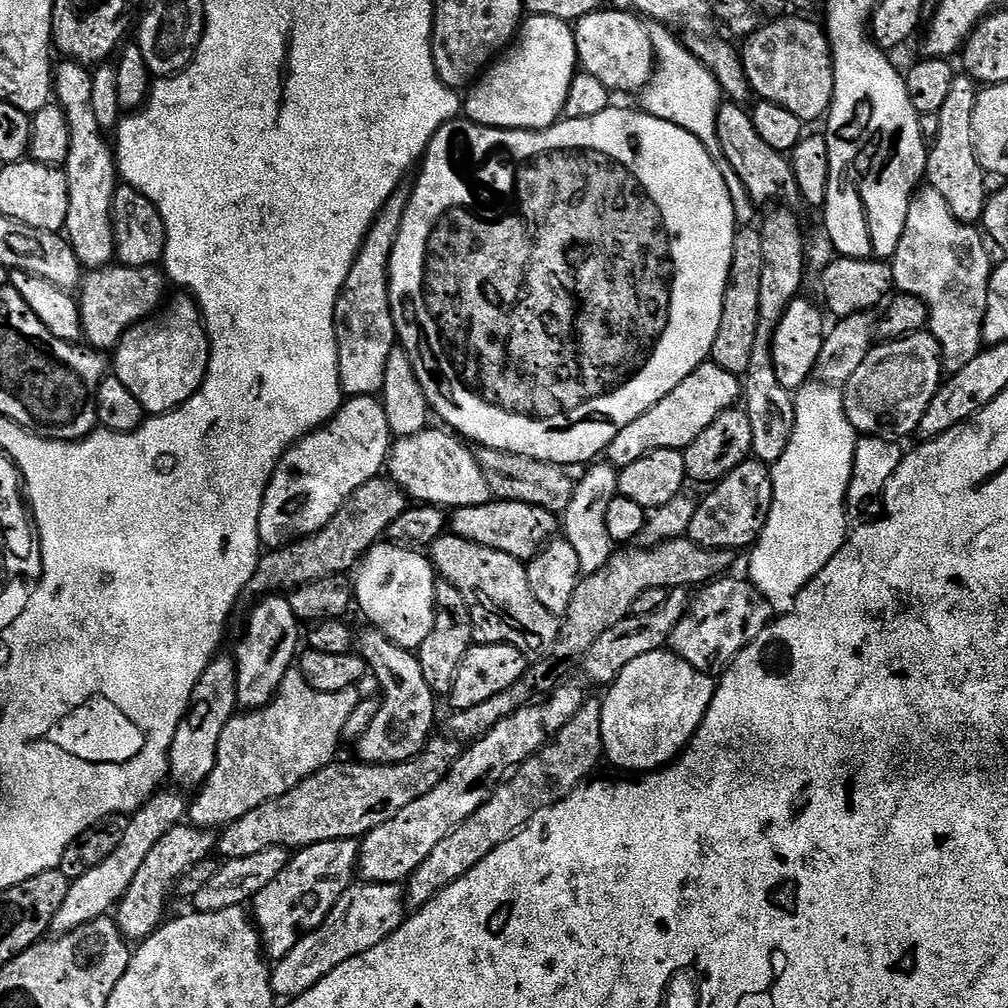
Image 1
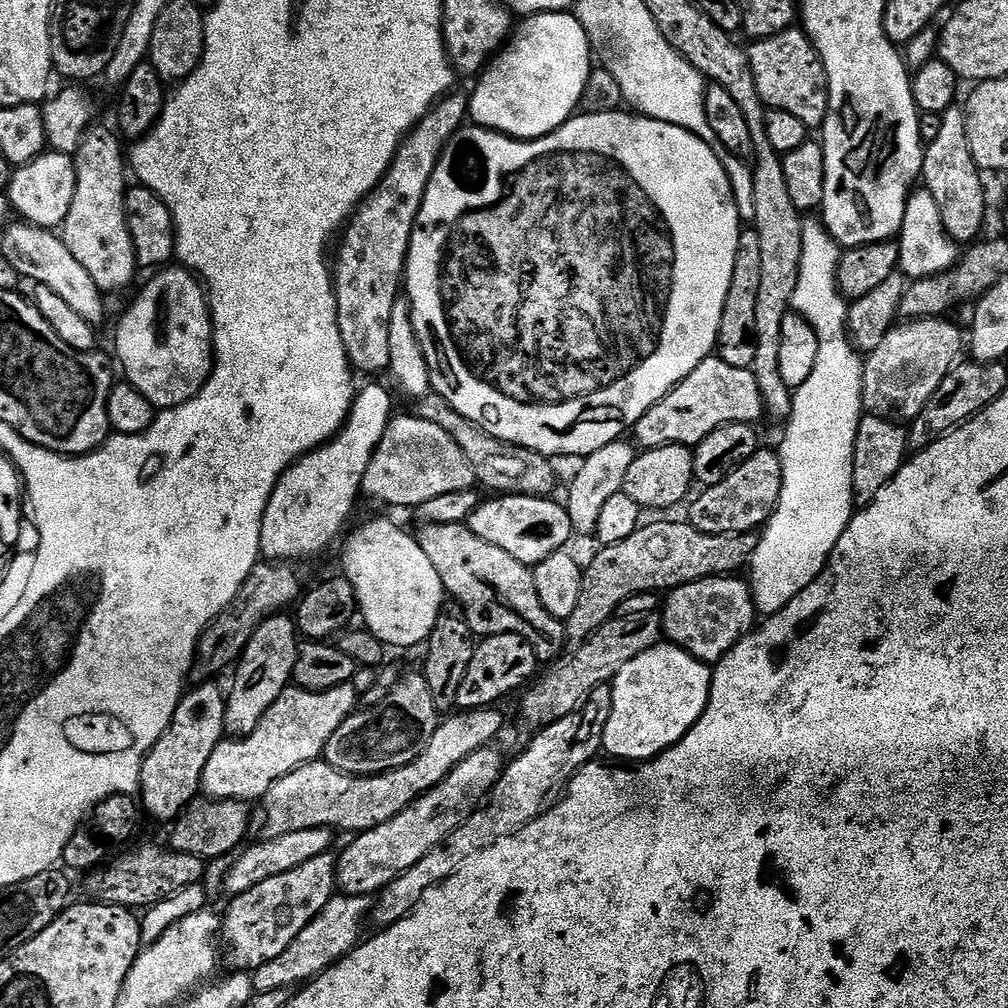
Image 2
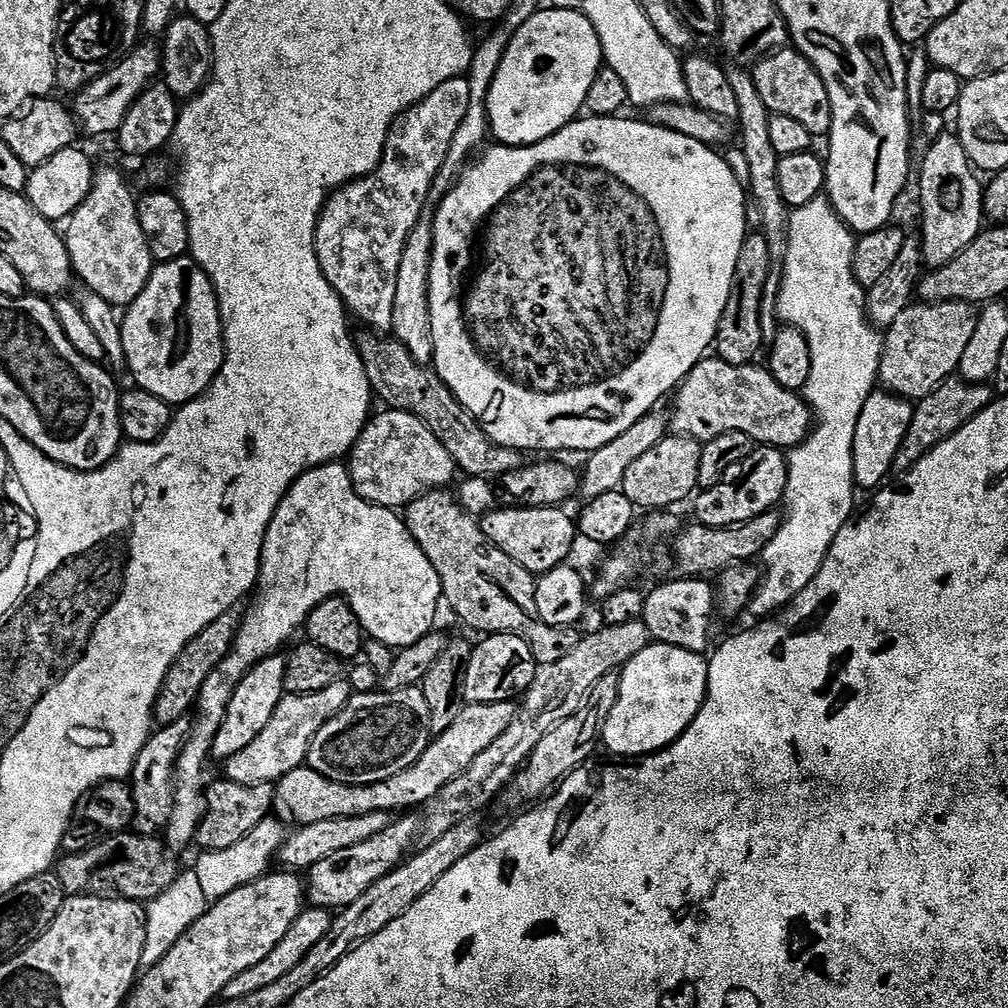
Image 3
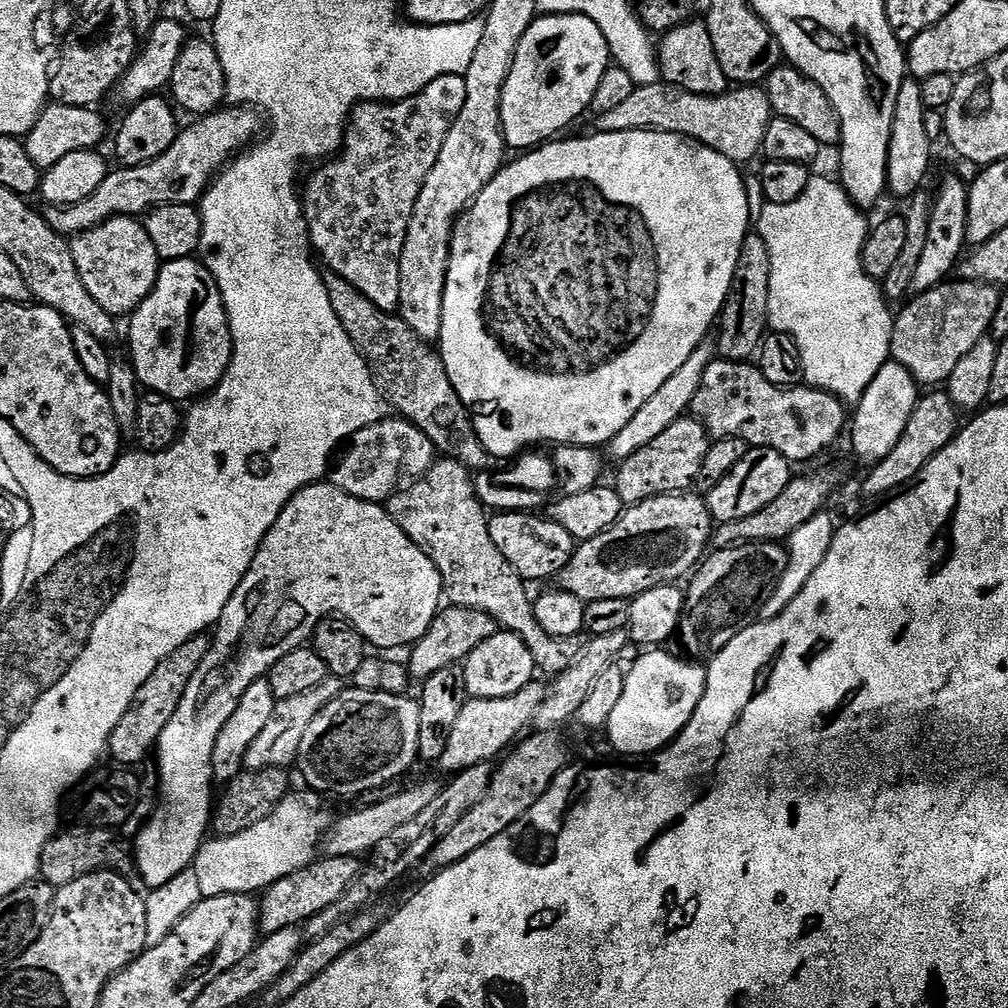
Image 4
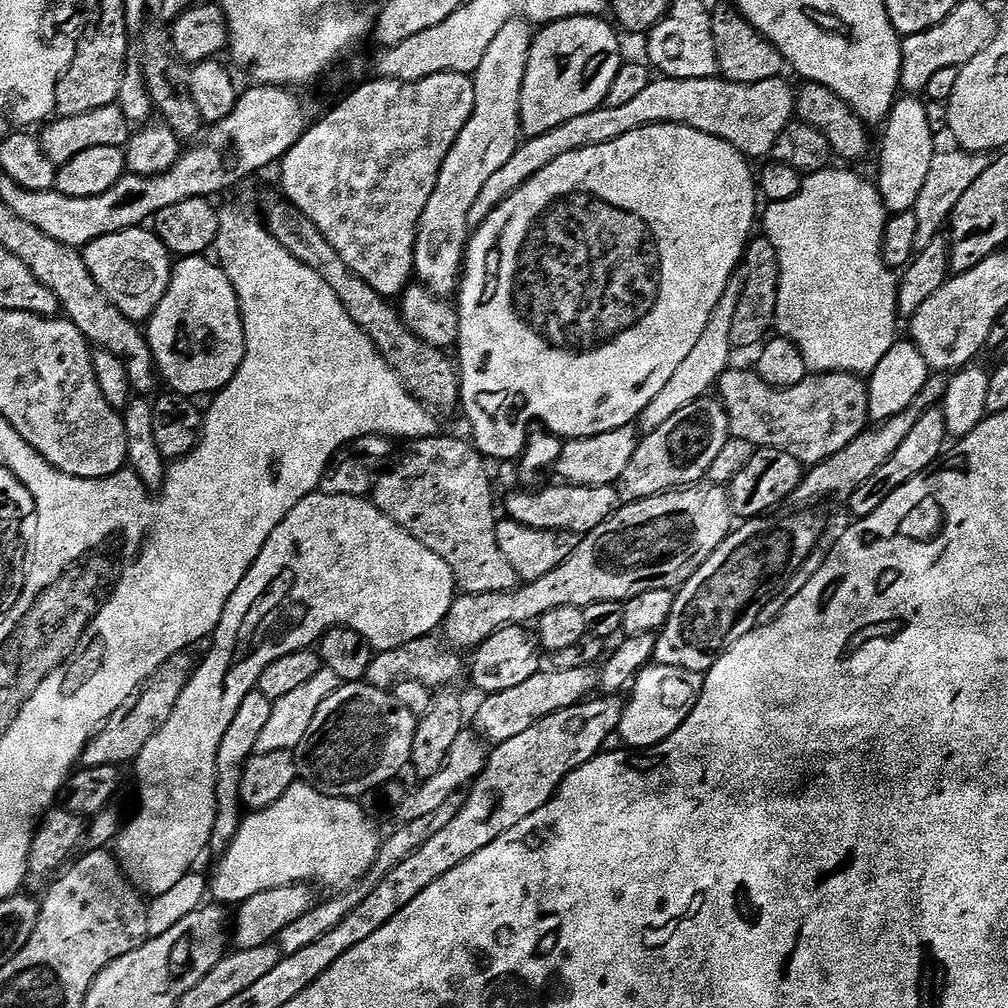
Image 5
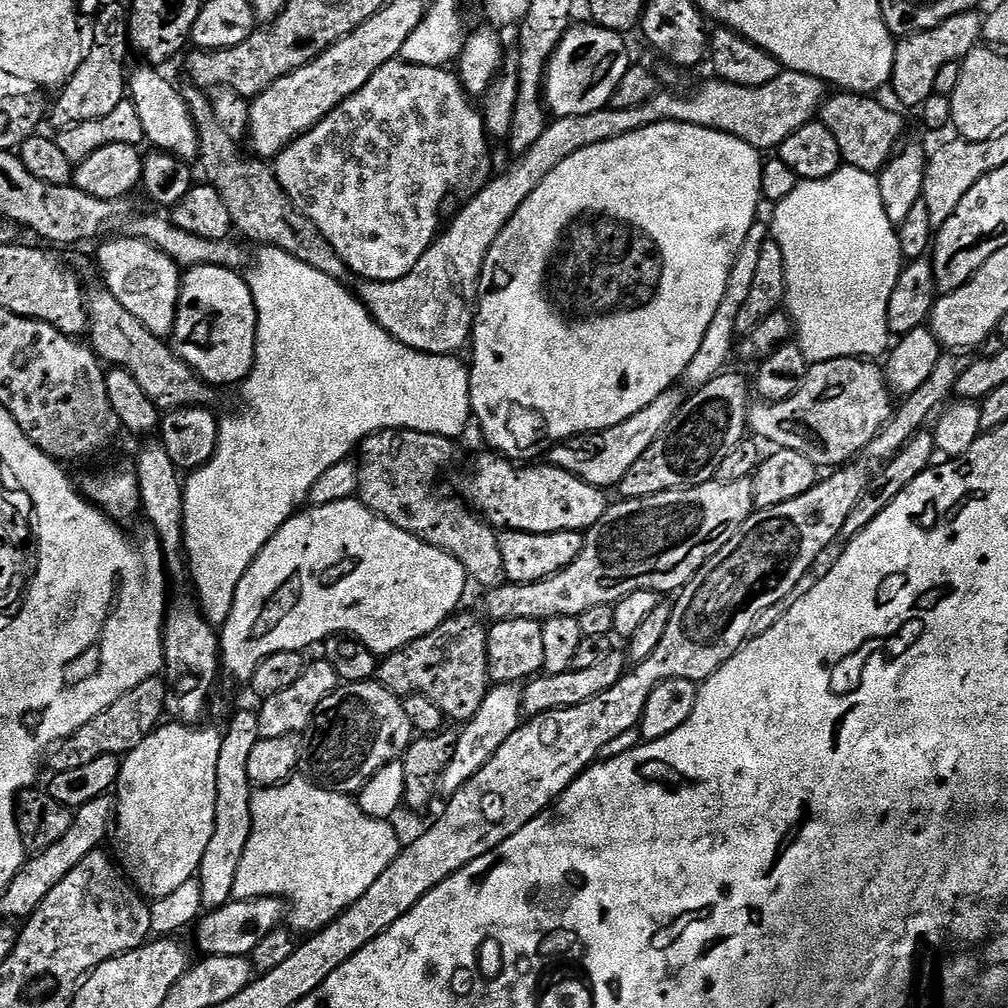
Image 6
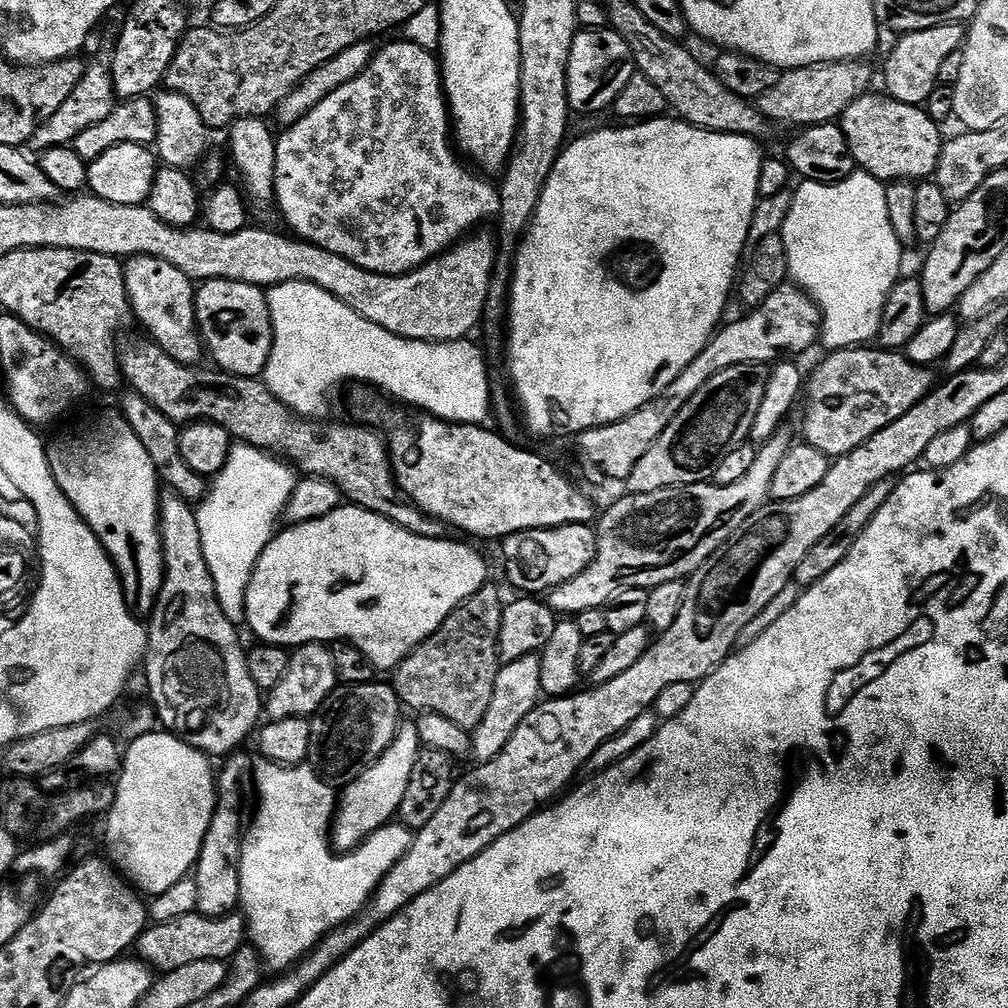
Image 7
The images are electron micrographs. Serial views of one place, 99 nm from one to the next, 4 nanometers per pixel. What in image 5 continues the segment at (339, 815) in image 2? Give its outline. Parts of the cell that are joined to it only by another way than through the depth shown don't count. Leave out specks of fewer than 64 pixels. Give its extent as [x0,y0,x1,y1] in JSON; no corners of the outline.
[475,667,600,746]

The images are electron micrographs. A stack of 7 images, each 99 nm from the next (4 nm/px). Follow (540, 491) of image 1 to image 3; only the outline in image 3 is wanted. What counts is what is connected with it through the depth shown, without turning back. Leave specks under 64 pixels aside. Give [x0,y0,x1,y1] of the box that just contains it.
[358,334,521,480]

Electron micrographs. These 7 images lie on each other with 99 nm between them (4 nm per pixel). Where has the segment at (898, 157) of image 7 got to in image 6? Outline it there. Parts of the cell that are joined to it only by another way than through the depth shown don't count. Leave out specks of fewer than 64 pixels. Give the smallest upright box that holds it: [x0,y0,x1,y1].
[818,90,905,174]

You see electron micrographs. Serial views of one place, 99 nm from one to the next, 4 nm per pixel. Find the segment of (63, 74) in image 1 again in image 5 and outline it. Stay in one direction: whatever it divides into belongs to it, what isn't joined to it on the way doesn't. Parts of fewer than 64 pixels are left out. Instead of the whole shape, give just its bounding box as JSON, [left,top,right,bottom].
[82,226,174,322]

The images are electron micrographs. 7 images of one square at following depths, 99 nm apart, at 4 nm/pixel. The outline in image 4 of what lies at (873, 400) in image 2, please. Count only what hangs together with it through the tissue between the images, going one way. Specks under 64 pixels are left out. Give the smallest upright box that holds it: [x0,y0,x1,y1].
[891,278,1001,385]

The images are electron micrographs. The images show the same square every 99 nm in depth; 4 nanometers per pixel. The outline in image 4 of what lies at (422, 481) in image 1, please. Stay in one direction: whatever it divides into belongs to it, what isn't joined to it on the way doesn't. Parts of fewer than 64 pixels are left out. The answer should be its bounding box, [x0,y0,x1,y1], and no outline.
[330,418,438,505]

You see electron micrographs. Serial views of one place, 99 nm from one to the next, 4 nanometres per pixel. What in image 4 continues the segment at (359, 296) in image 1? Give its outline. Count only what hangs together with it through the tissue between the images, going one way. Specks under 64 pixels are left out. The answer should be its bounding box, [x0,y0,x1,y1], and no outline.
[303,76,466,312]

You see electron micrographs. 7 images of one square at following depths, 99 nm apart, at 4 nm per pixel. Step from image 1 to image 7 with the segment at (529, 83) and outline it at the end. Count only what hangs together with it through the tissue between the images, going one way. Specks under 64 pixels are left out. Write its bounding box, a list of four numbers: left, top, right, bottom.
[568,30,634,113]

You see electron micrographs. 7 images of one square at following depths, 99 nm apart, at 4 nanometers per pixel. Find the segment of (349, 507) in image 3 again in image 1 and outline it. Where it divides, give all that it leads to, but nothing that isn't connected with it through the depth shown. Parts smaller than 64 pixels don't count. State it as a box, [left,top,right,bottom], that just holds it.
[258,396,438,650]

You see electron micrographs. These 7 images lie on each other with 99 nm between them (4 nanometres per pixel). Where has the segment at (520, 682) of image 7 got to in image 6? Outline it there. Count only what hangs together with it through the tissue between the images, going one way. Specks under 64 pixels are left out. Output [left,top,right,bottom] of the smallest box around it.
[440,684,521,797]

